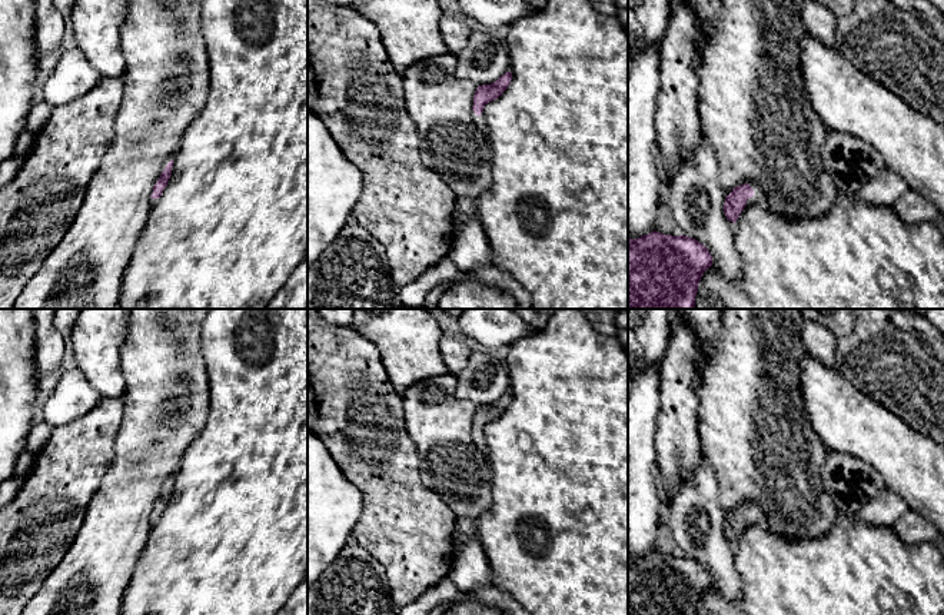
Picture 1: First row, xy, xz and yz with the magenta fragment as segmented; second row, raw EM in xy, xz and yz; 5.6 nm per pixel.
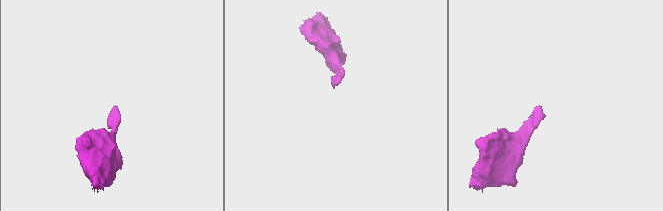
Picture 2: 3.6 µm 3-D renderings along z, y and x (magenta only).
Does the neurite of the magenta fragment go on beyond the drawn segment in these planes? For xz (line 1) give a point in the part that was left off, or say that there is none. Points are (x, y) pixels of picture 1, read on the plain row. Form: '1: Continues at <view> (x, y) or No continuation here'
1: Continues at xz (479, 442)

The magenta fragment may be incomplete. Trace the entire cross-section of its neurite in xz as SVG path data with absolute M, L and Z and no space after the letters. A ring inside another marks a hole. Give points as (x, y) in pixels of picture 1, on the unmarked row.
M506 392L501 396L496 402L491 405L478 406L475 416L473 416L473 426L472 426L472 441L475 446L486 456L488 455L488 445L483 435L483 428L502 416L502 413L508 409L512 400L512 393Z

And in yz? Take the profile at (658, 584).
M651 552L628 561L628 615L697 615L699 601L712 586L709 571L688 556Z

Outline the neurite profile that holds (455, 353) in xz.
M443 336L439 348L449 373L455 375L466 368L472 350L463 342Z

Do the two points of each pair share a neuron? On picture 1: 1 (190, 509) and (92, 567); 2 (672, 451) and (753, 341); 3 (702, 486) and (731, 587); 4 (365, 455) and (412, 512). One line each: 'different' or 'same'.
1: different
2: different
3: same
4: same

